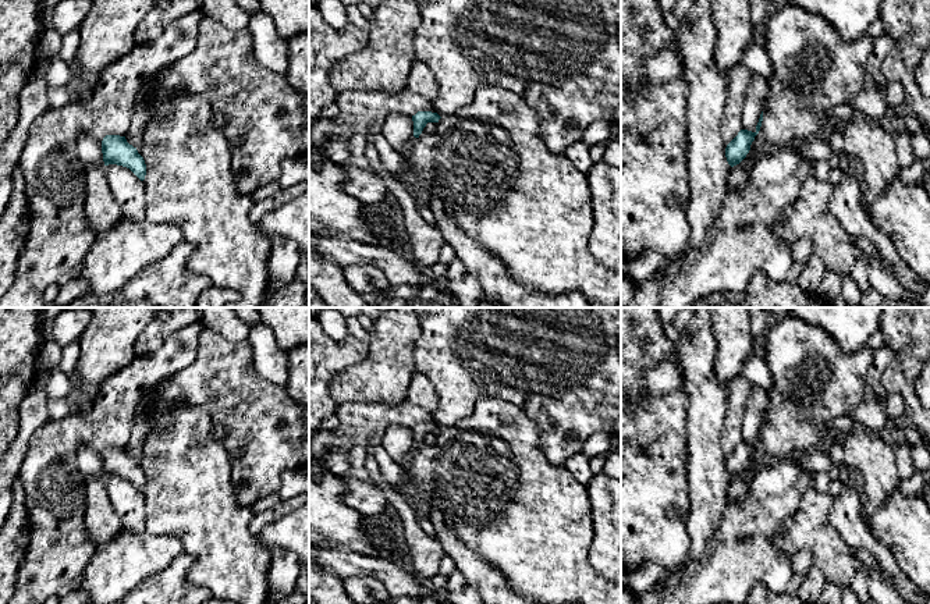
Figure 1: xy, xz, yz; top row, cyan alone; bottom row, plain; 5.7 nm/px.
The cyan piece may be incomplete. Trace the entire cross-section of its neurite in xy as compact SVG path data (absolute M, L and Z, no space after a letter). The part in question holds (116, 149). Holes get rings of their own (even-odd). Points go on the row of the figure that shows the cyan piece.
M106 135L102 141L104 166L117 164L129 168L141 181L146 175L146 164L136 148L125 136Z

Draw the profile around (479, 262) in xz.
M433 200L432 209L436 227L444 241L454 248L455 259L464 263L468 274L478 278L482 294L494 303L503 303L505 308L590 308L590 302L579 291L560 295L528 291L510 276L494 253L464 232L439 200Z

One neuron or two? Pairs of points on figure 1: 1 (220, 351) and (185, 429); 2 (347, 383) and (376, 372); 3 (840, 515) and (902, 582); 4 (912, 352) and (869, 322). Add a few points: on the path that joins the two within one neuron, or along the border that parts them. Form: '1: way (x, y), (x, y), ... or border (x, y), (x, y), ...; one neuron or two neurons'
1: border (173, 383), (184, 402), (208, 412), (213, 434); two neurons
2: way (354, 383), (365, 383), (369, 379); one neuron
3: way (856, 532), (888, 565); one neuron
4: border (879, 322), (880, 329); two neurons

